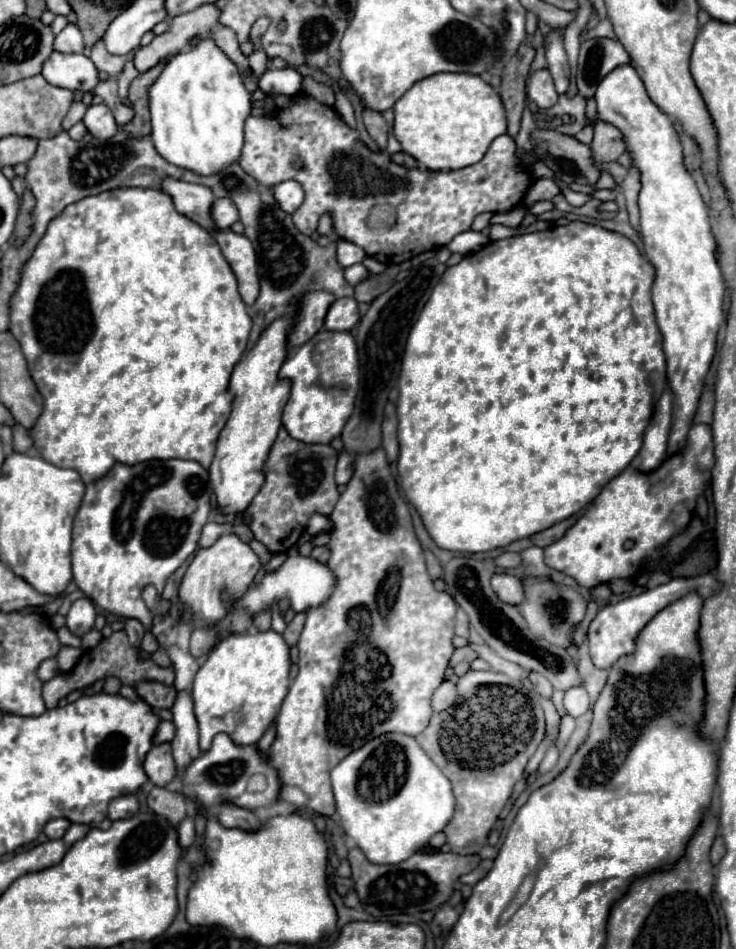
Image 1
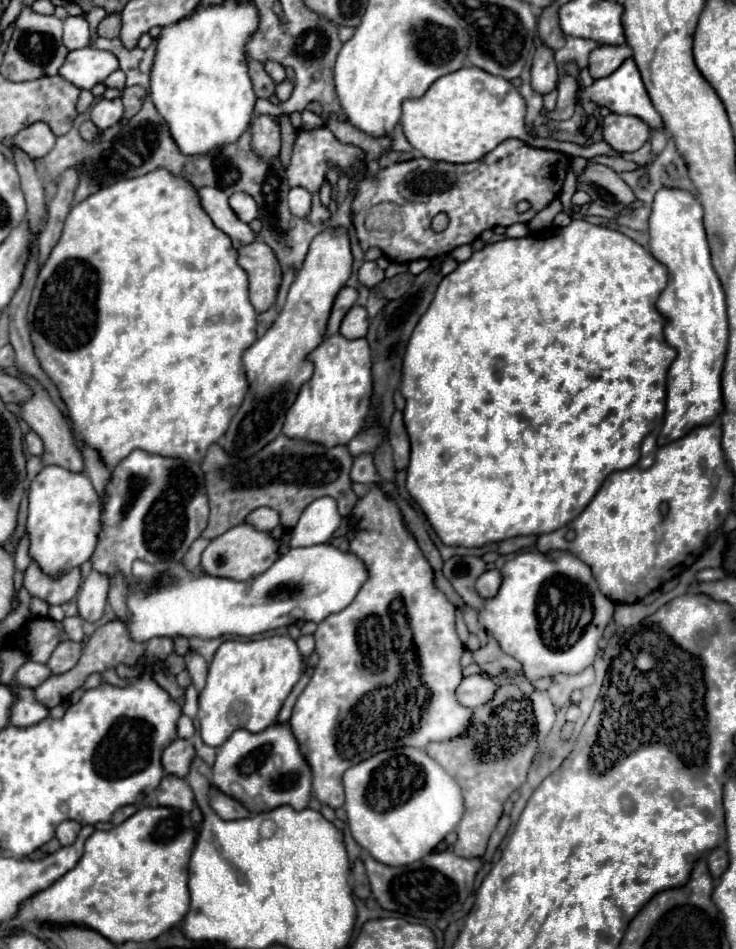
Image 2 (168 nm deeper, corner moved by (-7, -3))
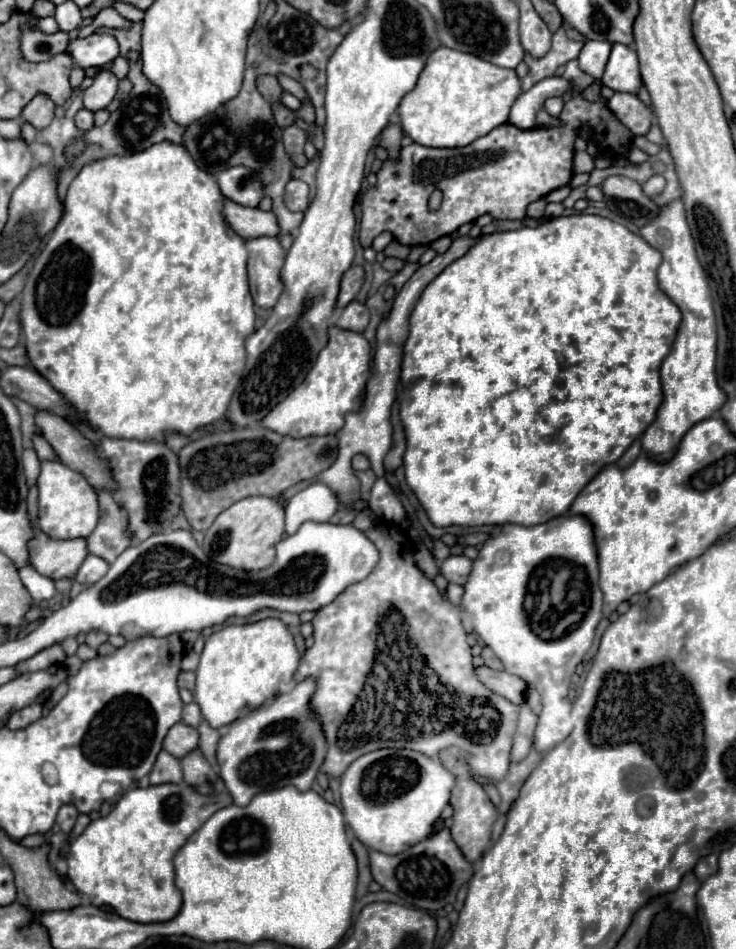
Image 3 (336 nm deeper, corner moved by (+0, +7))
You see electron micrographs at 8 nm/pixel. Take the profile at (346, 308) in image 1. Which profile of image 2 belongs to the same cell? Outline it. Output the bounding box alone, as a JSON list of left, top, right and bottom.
[340,306,368,340]

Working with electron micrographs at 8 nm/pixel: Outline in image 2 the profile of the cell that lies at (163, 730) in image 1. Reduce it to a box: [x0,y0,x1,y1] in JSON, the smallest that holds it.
[178,714,194,740]

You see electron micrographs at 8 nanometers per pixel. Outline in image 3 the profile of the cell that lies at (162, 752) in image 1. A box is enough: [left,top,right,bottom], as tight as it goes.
[163,722,199,758]

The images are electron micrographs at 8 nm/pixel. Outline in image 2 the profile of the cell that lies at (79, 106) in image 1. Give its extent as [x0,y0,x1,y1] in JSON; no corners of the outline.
[76,90,94,114]

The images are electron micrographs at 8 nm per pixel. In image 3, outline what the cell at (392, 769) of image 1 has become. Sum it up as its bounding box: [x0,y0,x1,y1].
[341,750,455,854]

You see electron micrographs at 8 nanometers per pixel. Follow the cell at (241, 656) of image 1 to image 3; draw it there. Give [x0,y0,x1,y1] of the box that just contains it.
[195,618,299,728]

